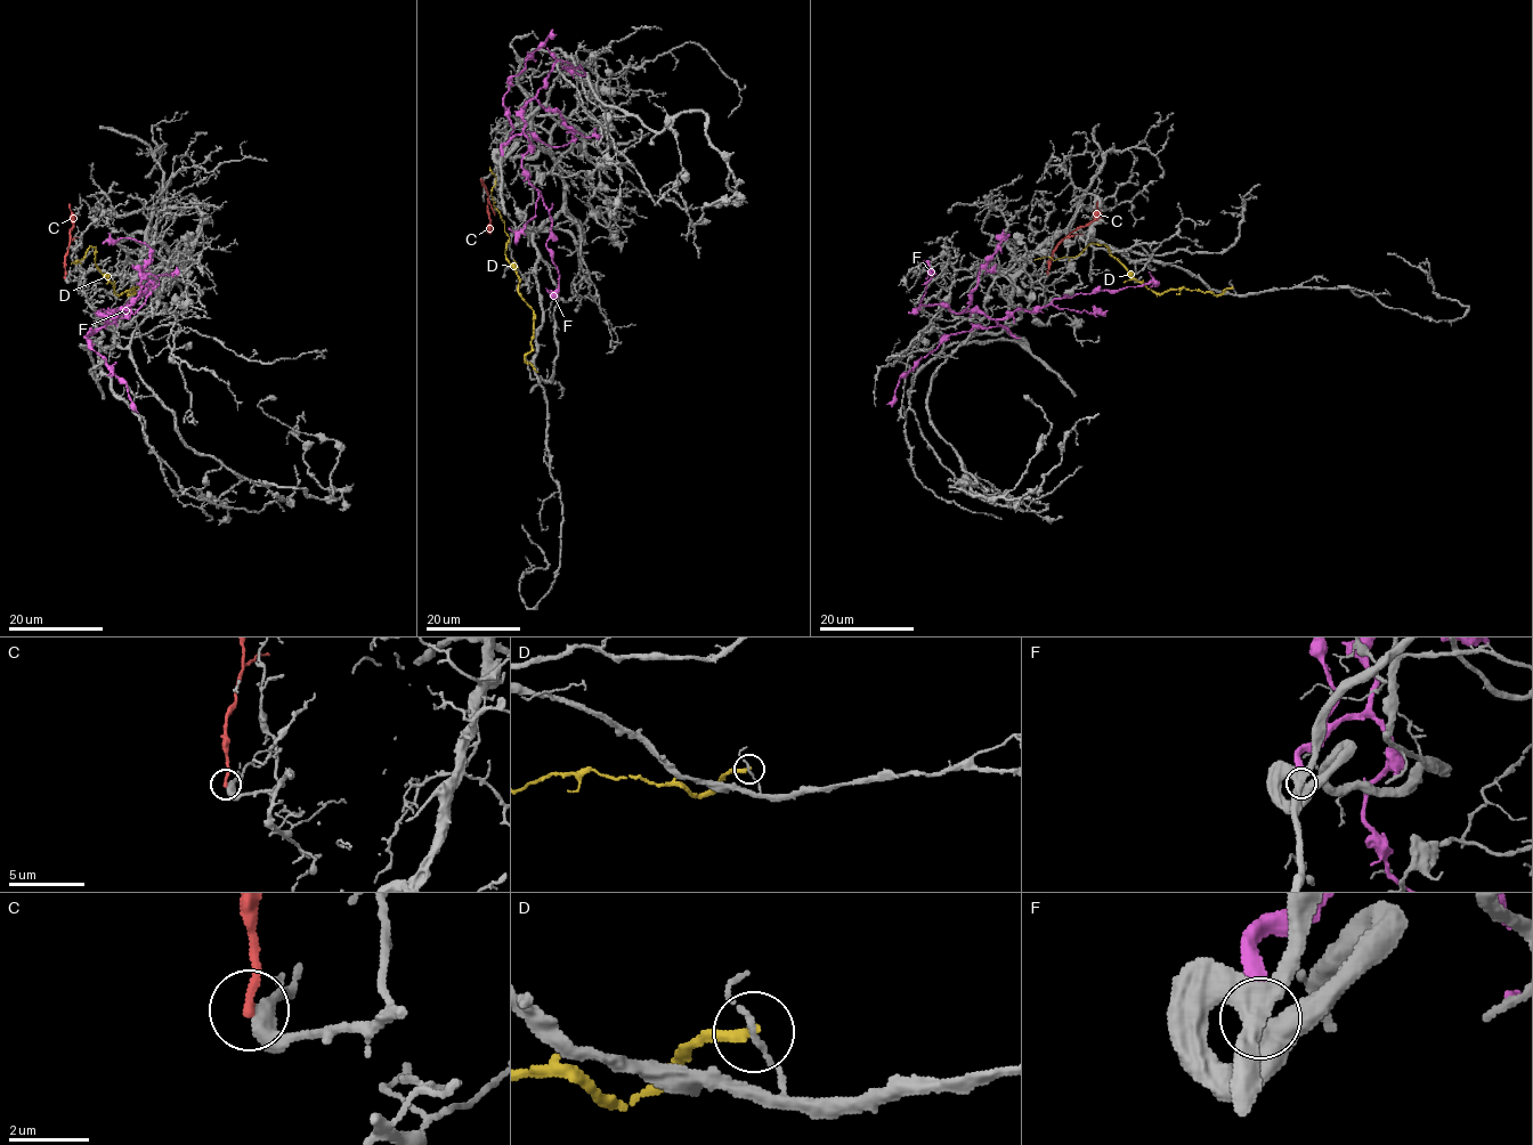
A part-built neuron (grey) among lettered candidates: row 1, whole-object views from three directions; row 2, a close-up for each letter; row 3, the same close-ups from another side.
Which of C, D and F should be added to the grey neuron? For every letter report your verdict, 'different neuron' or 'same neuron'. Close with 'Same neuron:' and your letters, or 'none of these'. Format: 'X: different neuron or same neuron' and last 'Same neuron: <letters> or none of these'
C: different neuron
D: different neuron
F: different neuron
Same neuron: none of these

